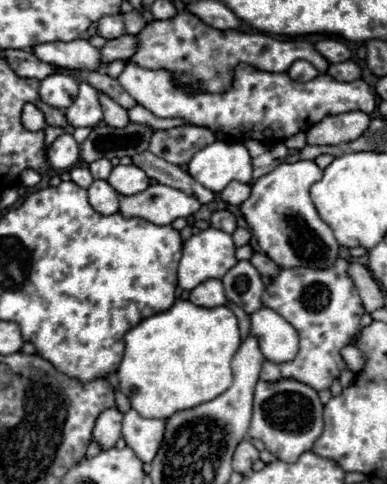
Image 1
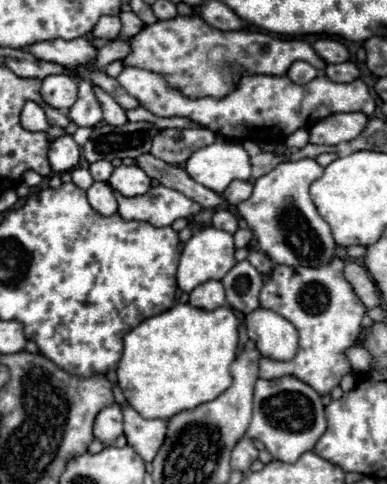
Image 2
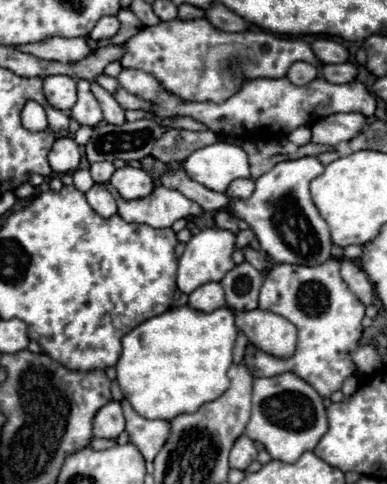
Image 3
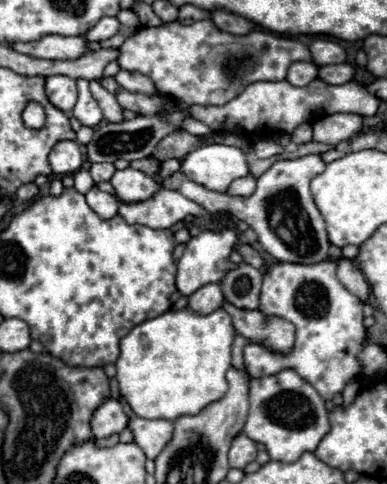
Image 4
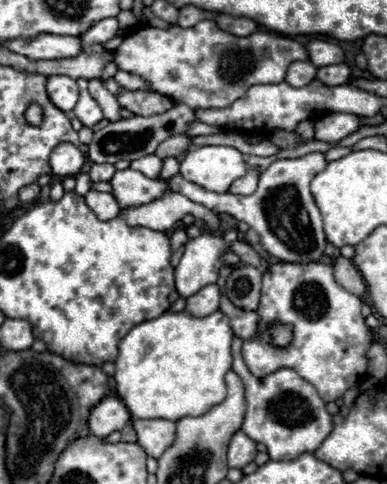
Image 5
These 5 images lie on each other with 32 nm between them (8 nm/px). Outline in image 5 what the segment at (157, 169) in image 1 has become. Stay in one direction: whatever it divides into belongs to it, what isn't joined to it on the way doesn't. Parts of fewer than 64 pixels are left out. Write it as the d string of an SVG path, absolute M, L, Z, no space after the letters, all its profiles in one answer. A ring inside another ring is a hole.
M310 152L302 158L294 160L276 160L260 174L260 182L254 194L250 196L234 196L230 192L216 194L206 192L204 188L186 182L180 174L170 178L170 186L174 192L184 194L192 202L204 204L216 214L228 214L246 222L252 230L256 230L262 238L262 246L268 254L276 256L282 262L316 262L324 254L326 236L322 230L320 210L310 194L312 178L326 168L326 158L322 152Z

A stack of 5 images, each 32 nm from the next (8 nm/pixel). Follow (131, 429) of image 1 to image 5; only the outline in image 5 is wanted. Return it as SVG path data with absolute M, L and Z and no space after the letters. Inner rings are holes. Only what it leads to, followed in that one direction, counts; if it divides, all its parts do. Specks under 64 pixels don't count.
M134 420L138 444L148 456L160 458L176 440L176 422L172 420Z

